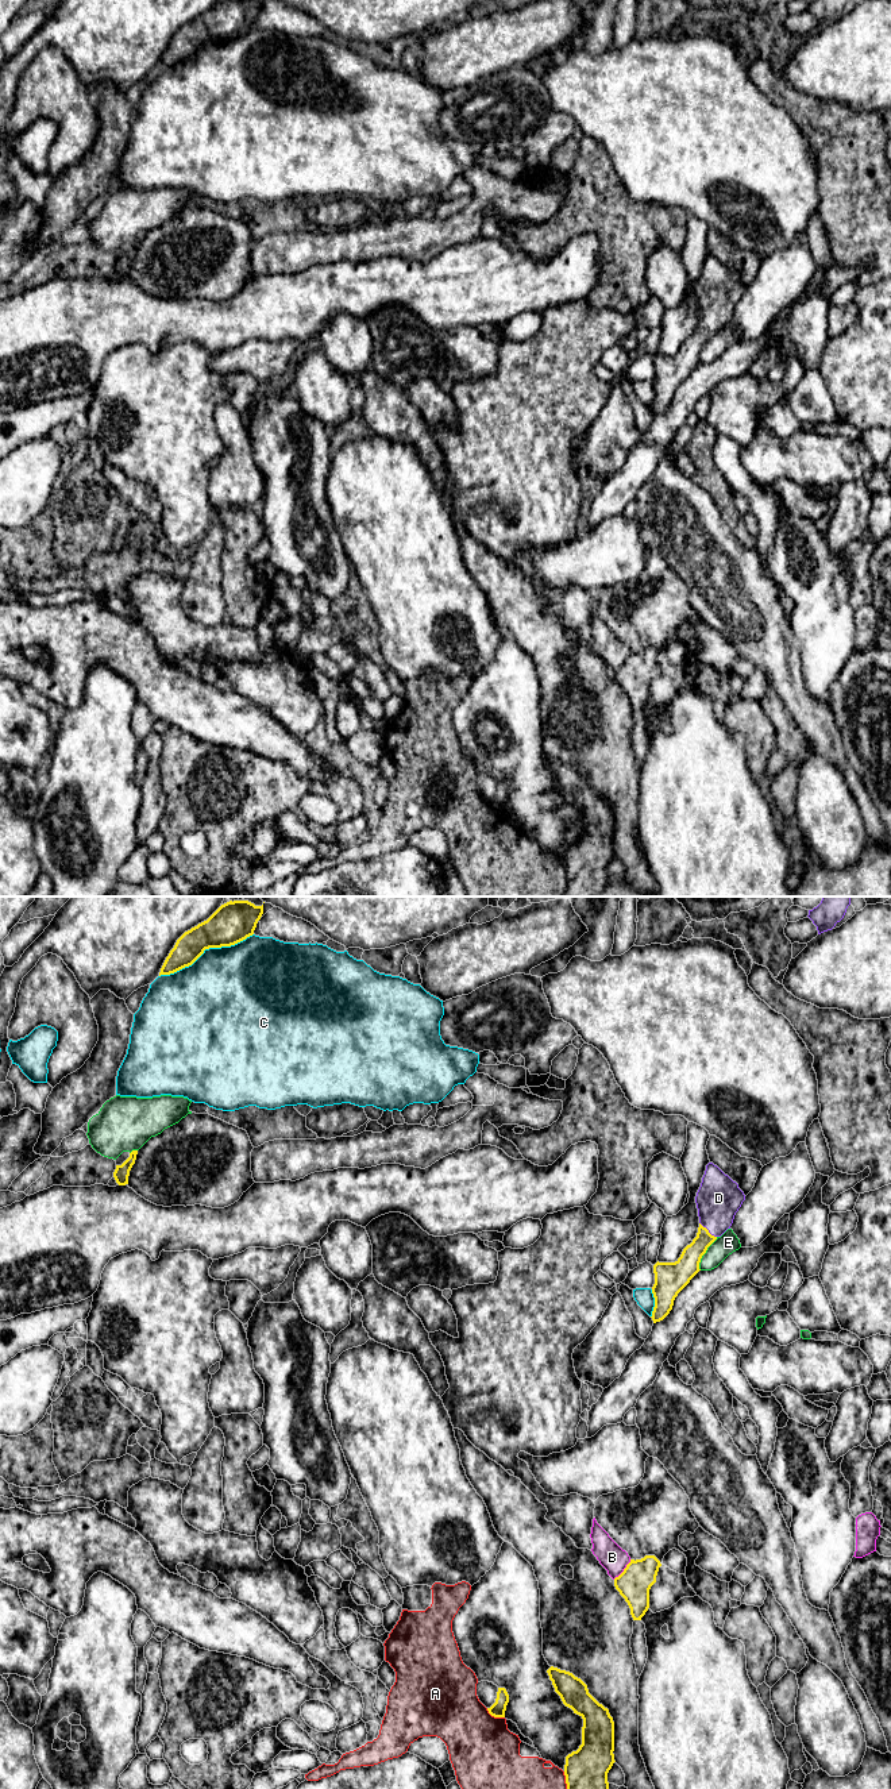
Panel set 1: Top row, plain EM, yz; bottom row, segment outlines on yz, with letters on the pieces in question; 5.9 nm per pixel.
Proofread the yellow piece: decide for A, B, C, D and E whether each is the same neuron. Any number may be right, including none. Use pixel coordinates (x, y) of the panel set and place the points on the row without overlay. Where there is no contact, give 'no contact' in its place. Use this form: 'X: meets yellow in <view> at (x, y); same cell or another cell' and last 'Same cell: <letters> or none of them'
A: meets yellow in yz at (494, 809); another cell
B: meets yellow in yz at (624, 663); another cell
C: meets yellow in yz at (205, 41); another cell
D: meets yellow in yz at (708, 323); same cell
E: meets yellow in yz at (705, 344); another cell
Same cell: D

